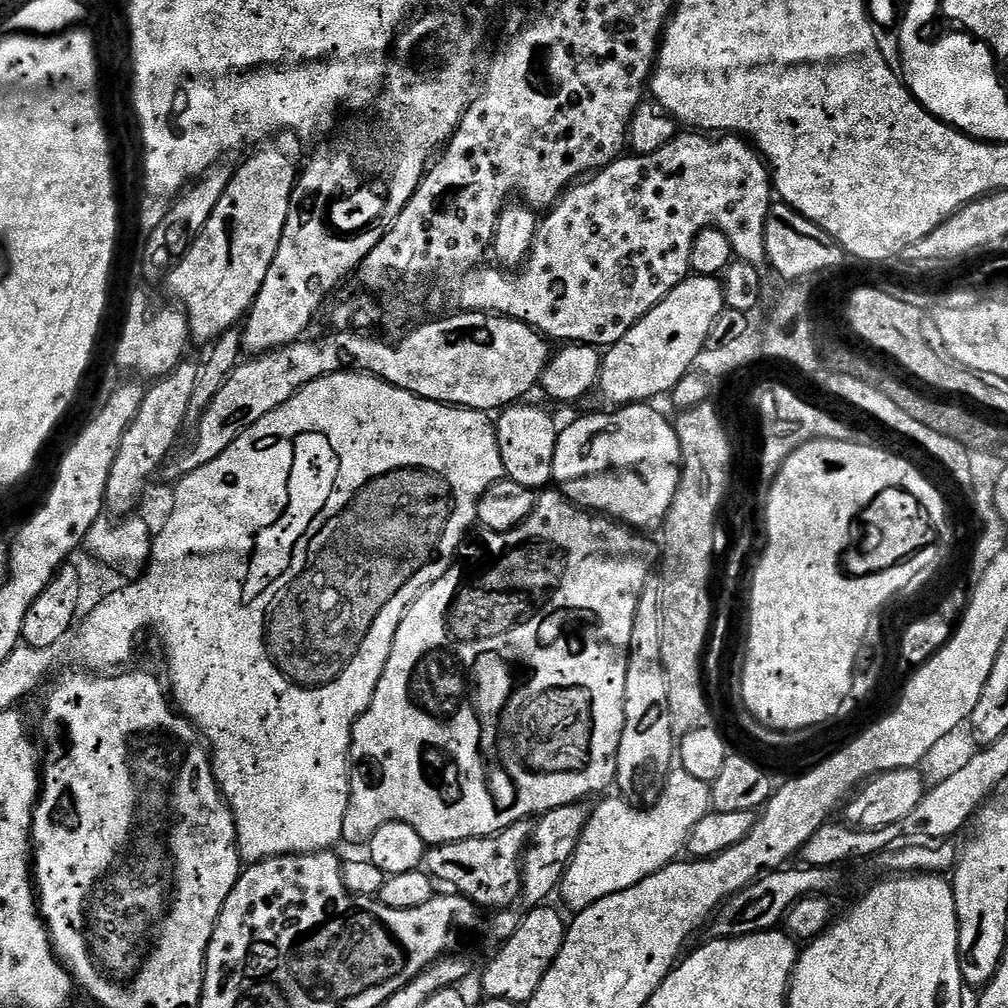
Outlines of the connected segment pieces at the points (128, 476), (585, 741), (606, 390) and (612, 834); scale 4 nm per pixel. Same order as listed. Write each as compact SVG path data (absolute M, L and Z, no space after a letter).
M185 362L168 376L159 377L152 389L147 389L144 402L134 422L128 426L110 470L106 508L109 513L113 512L113 517L124 518L139 509L136 507L148 488L148 479L159 470L160 463L167 458L168 451L175 446L180 436L180 427L188 420L190 398L194 398L194 388L199 377L200 368Z
M544 490L537 495L536 508L523 524L508 532L490 532L492 566L480 572L478 566L468 566L468 572L460 570L460 592L456 598L452 598L456 574L448 572L409 606L396 631L384 673L374 690L374 698L352 727L352 745L348 751L348 809L342 837L345 845L367 845L372 835L390 822L414 826L428 846L494 836L507 828L517 827L527 816L536 818L555 808L587 801L587 796L604 792L615 785L618 746L624 729L628 653L632 651L630 638L640 595L653 575L652 563L658 560L657 545L655 548L640 536L643 535L639 531L603 514L593 514L576 507L558 490Z
M689 275L687 280L674 286L674 290L670 290L670 294L666 294L666 298L658 302L658 306L654 306L650 314L646 314L646 318L638 321L617 344L611 345L603 353L598 392L612 406L652 402L655 401L655 396L660 396L663 392L664 395L671 393L673 386L693 371L692 363L699 358L700 351L705 351L710 330L714 330L714 322L718 322L725 307L724 286L717 277Z
M683 770L668 775L668 785L652 808L641 810L623 798L615 799L604 800L591 809L588 825L560 880L558 896L573 913L586 910L608 894L630 890L642 878L650 878L660 868L673 863L679 857L676 855L685 851L698 822L713 807L710 785Z

